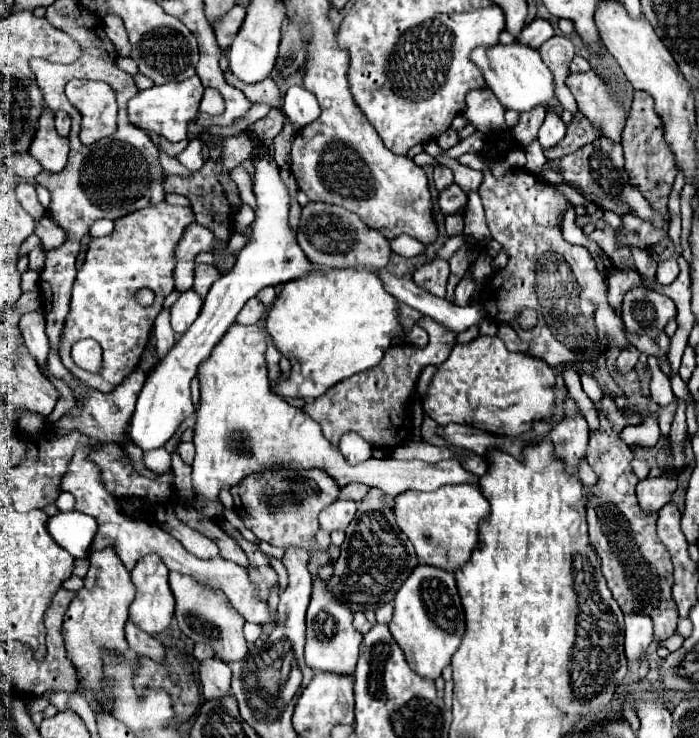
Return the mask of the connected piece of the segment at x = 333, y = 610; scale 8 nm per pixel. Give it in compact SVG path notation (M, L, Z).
M325 579L313 581L313 593L311 603L307 609L307 643L305 643L305 661L315 671L333 671L333 673L353 673L357 655L359 655L359 643L361 633L353 627L353 613L351 609L335 599L335 595L327 589Z

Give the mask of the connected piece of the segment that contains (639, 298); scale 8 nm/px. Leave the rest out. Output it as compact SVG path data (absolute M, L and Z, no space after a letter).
M633 287L623 297L623 323L631 333L655 337L675 317L675 303L647 287Z

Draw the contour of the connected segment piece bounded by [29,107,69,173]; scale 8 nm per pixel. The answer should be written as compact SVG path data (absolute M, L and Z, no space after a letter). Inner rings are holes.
M49 107L43 109L43 115L39 117L35 139L29 147L29 153L43 165L43 169L57 173L65 167L67 155L69 155L69 139L59 137L53 125L53 111Z

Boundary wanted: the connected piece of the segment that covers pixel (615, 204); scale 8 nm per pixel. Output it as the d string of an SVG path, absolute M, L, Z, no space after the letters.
M599 137L593 143L577 149L575 153L561 157L557 161L557 165L561 167L561 175L565 177L567 183L579 185L585 193L599 199L599 203L605 209L611 209L617 215L625 215L627 211L633 211L635 215L639 215L641 219L649 219L657 227L663 225L663 217L649 207L647 199L639 193L639 189L631 187L625 165L623 165L623 149L621 149L619 143L615 143L615 141L607 139L607 137Z

